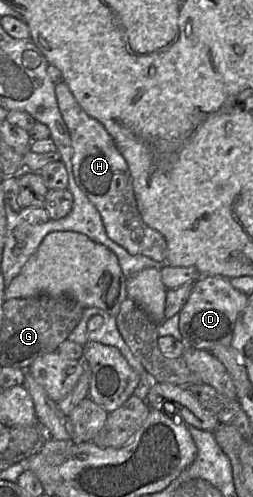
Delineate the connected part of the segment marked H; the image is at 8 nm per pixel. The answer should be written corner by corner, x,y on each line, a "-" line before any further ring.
64,81
55,85
55,96
71,140
75,182
98,210
107,236
131,255
142,255
158,263
166,263
166,240
143,221
127,163
113,139
100,122
82,110

